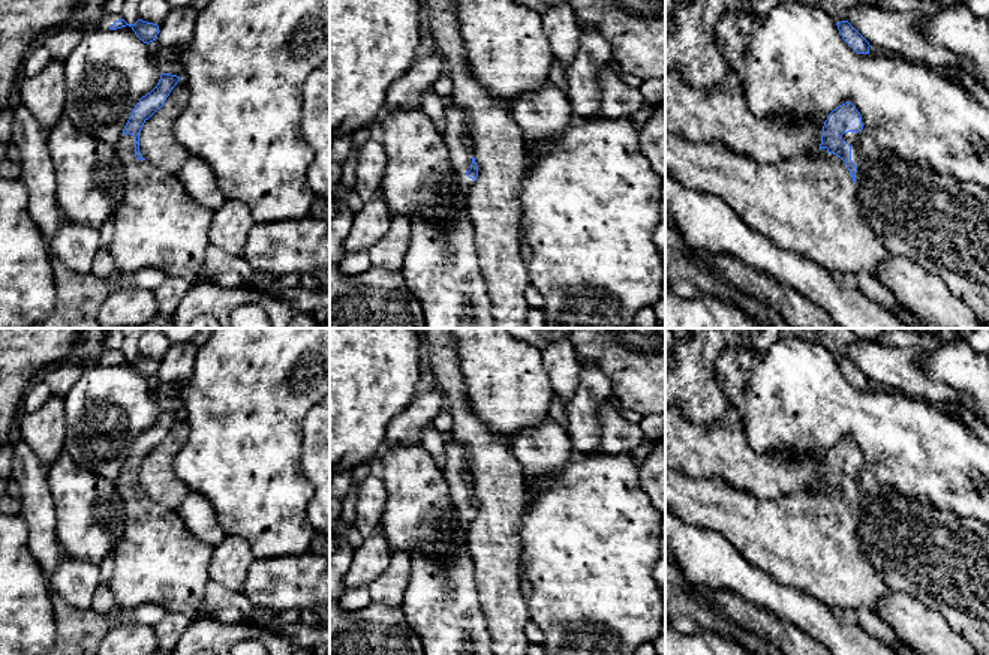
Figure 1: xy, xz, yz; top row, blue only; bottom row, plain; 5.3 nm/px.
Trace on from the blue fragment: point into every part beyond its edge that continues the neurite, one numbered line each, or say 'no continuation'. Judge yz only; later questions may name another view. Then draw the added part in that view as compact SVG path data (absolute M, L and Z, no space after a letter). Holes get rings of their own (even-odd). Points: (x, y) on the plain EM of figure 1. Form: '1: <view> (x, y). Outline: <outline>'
1: yz (809, 541). Outline: M665 466L665 513L695 529L719 534L749 565L775 583L809 595L827 607L868 607L875 612L877 603L893 589L874 568L859 534L862 508L857 469L844 469L842 475L851 481L851 496L857 502L854 516L845 498L827 484L811 492L761 499L721 478L689 478Z

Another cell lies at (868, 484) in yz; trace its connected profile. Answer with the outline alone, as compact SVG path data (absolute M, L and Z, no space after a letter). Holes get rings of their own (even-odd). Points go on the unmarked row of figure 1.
M862 465L859 469L857 469L857 480L856 480L856 484L857 484L857 490L859 490L859 495L860 498L893 498L896 496L898 493L884 486L872 466L868 466L868 465Z

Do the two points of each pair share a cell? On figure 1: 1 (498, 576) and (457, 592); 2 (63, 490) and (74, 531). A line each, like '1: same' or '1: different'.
1: different
2: same

